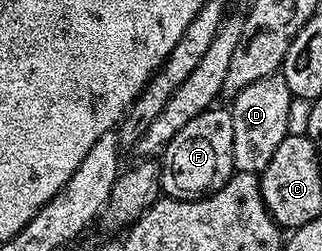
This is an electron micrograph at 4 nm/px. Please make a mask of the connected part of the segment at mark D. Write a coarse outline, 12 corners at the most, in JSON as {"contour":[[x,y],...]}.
{"contour":[[283,73],[231,99],[234,167],[259,175],[288,135]]}

